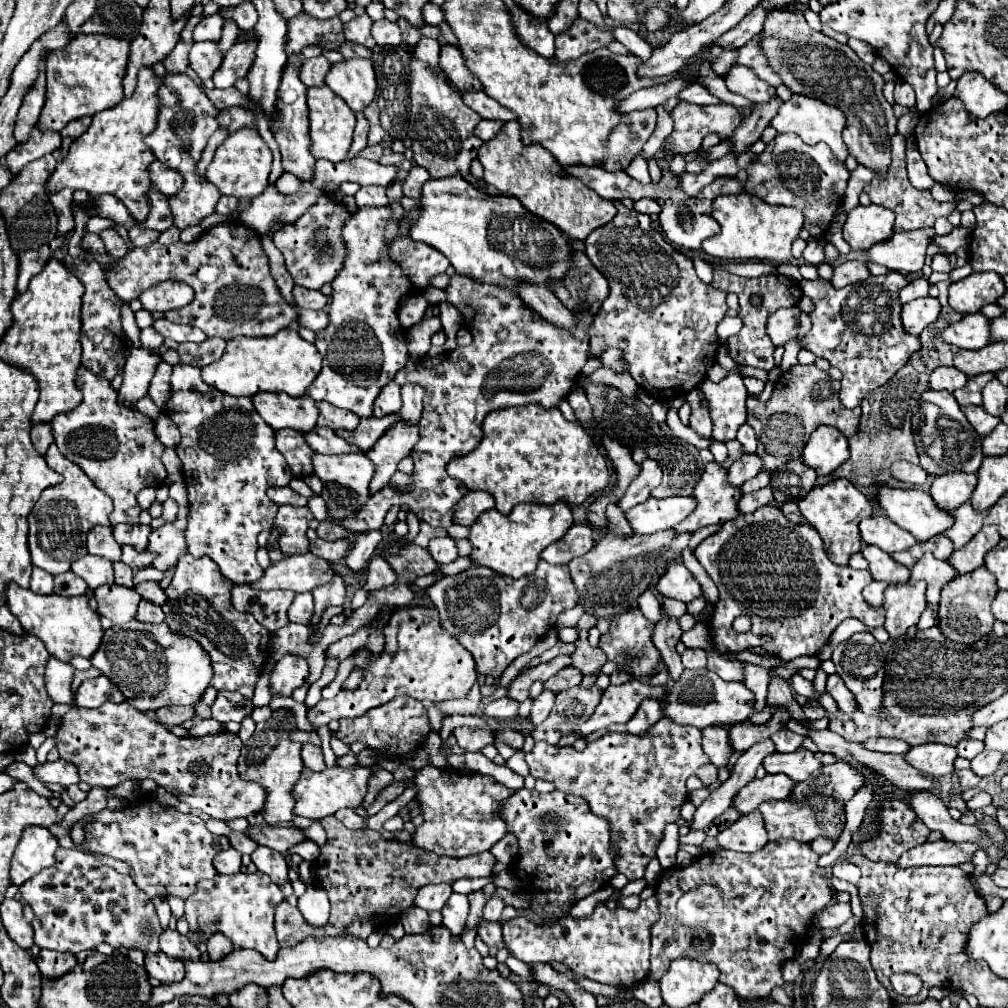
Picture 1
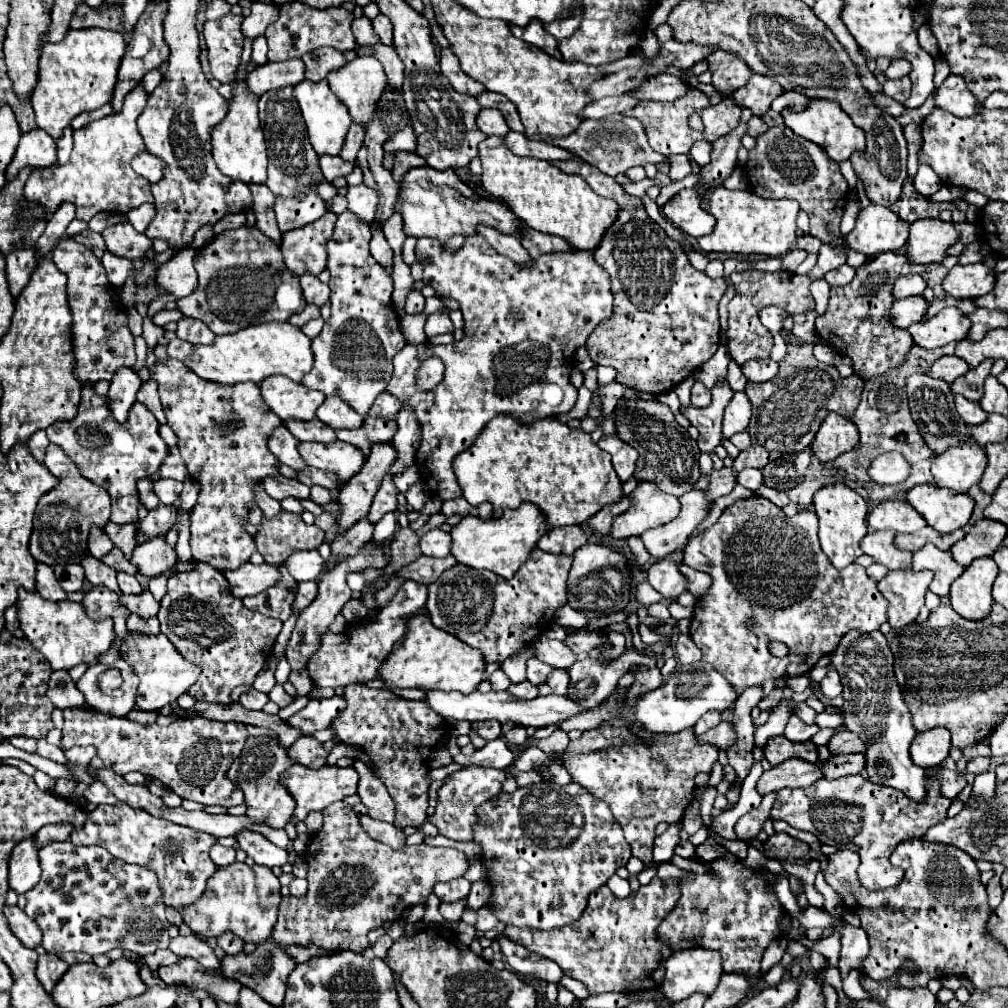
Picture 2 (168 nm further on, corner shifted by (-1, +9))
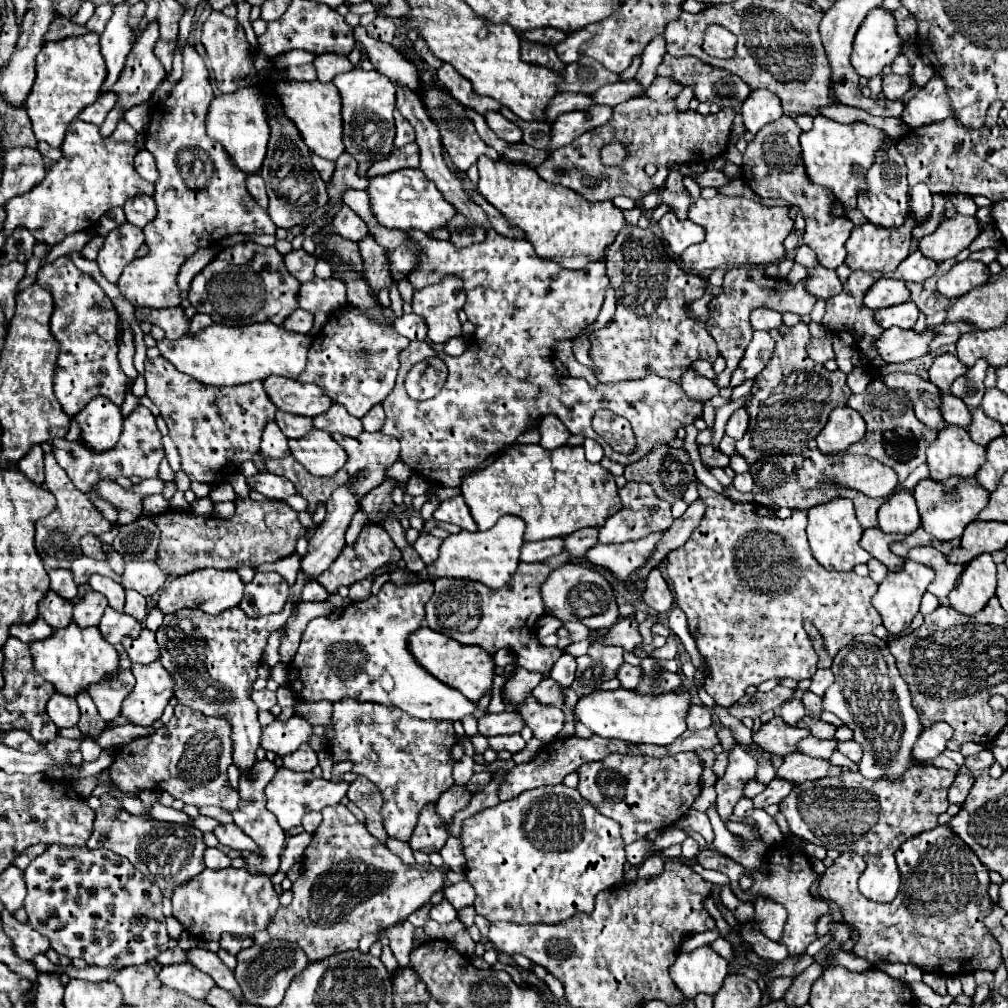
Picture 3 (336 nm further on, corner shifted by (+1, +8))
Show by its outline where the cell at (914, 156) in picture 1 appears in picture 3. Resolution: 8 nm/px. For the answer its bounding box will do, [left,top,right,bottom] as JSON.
[910,184,932,224]

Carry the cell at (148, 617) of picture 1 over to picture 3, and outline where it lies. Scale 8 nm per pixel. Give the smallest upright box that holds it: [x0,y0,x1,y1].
[122,628,160,664]

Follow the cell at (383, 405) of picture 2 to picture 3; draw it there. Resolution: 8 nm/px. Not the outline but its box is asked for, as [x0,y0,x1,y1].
[362,406,384,432]

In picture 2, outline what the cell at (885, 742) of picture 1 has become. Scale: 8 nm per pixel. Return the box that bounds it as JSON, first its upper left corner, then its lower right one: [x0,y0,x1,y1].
[828,731,868,753]

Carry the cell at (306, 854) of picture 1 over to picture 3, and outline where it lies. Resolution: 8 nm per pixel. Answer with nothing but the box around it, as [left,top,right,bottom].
[266,768,348,830]

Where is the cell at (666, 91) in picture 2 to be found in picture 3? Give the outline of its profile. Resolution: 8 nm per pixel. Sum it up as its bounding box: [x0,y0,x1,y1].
[592,80,640,106]

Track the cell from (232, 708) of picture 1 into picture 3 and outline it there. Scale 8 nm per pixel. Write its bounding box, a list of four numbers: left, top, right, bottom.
[252,688,276,710]

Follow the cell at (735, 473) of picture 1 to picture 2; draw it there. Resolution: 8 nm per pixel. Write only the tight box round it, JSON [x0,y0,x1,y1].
[706,467,736,501]

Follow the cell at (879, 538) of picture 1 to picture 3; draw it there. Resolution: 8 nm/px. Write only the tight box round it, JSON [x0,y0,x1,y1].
[878,490,922,534]

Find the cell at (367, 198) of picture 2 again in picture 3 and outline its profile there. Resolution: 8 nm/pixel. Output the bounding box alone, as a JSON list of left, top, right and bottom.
[336,206,368,242]

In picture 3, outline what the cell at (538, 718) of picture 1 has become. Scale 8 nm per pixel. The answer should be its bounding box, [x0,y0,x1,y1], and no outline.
[550,652,576,686]

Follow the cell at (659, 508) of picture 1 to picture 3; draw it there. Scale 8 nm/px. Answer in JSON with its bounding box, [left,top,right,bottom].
[598,482,674,544]

